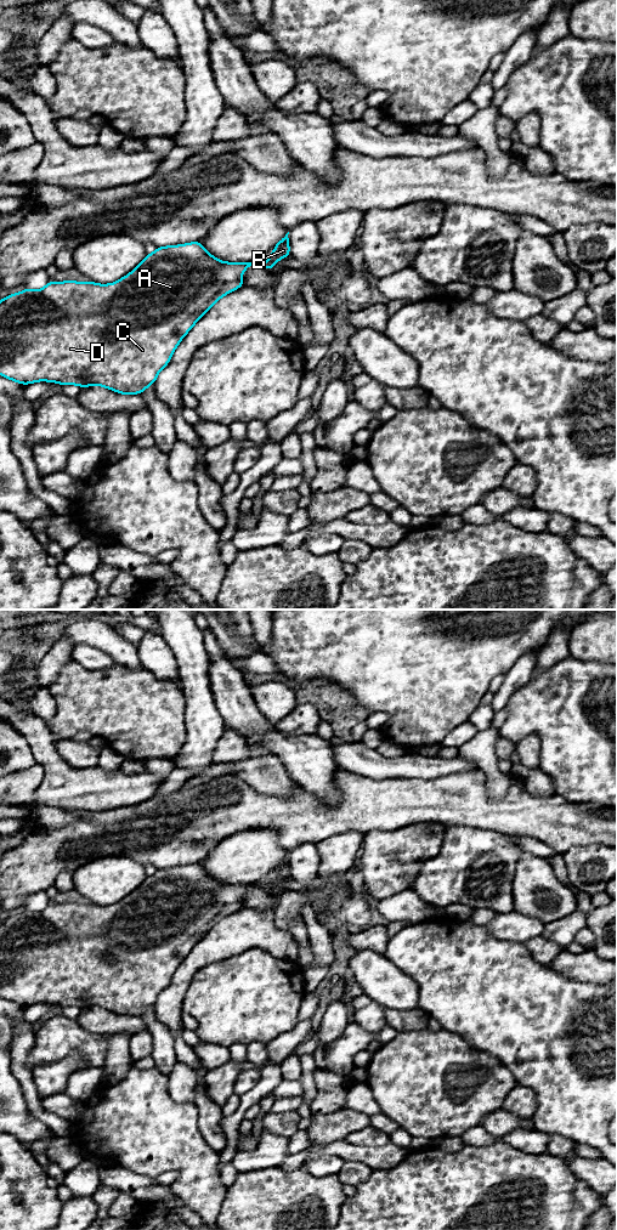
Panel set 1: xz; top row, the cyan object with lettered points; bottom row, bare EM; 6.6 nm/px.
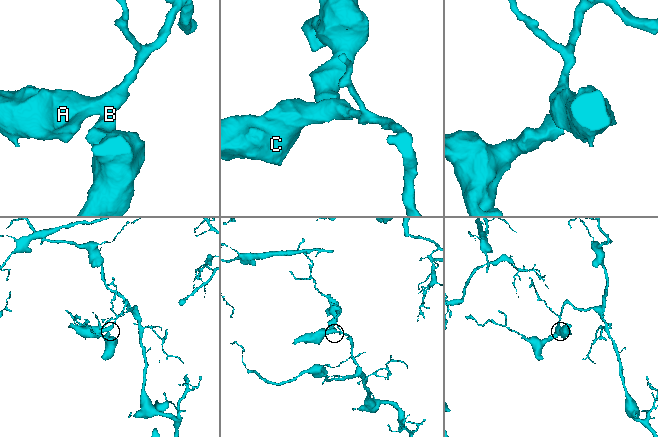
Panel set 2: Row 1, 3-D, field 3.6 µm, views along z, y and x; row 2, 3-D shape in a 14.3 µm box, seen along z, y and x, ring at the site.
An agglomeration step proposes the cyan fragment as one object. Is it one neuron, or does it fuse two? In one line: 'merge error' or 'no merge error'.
merge error

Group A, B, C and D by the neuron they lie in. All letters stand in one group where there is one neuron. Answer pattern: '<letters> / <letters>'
A C D / B

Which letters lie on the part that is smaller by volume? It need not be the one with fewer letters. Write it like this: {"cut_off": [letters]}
{"cut_off": ["B"]}

